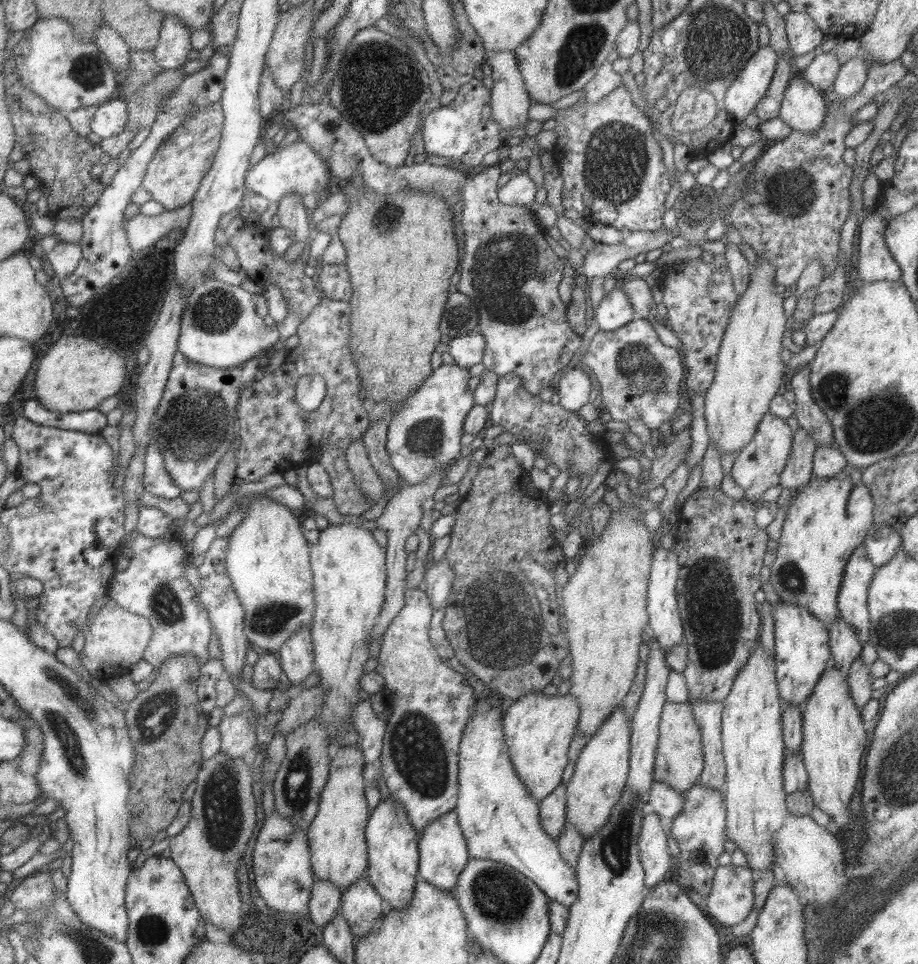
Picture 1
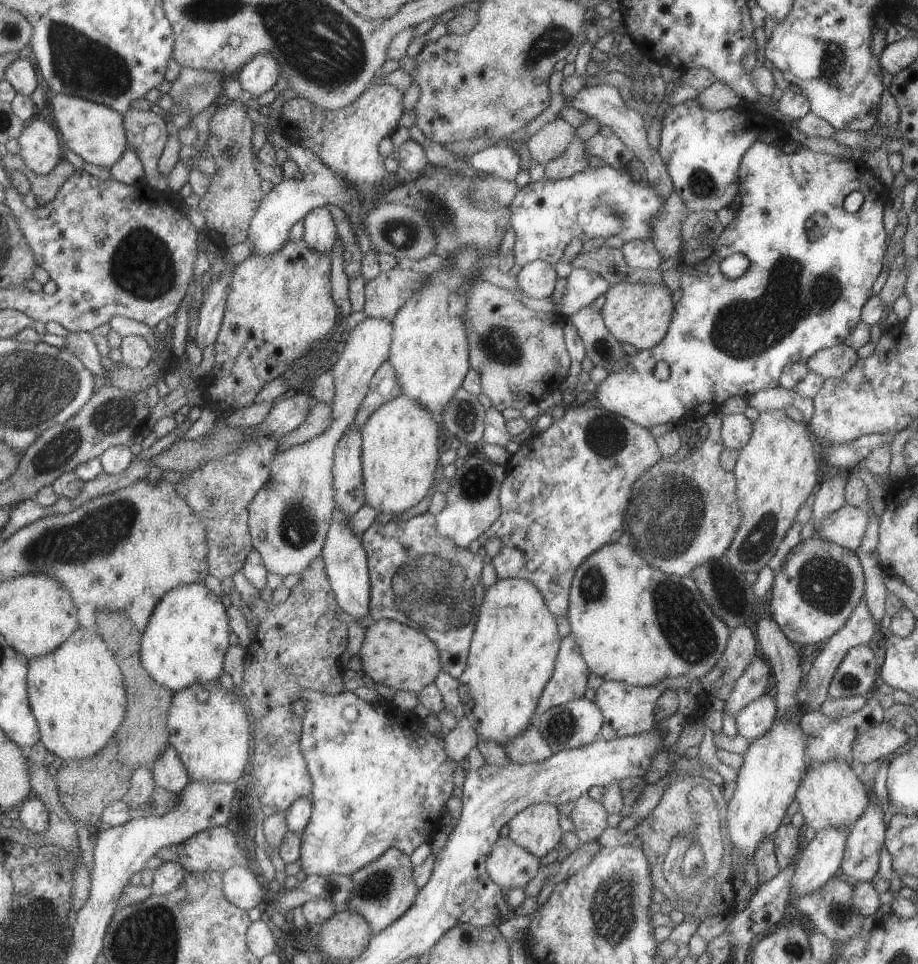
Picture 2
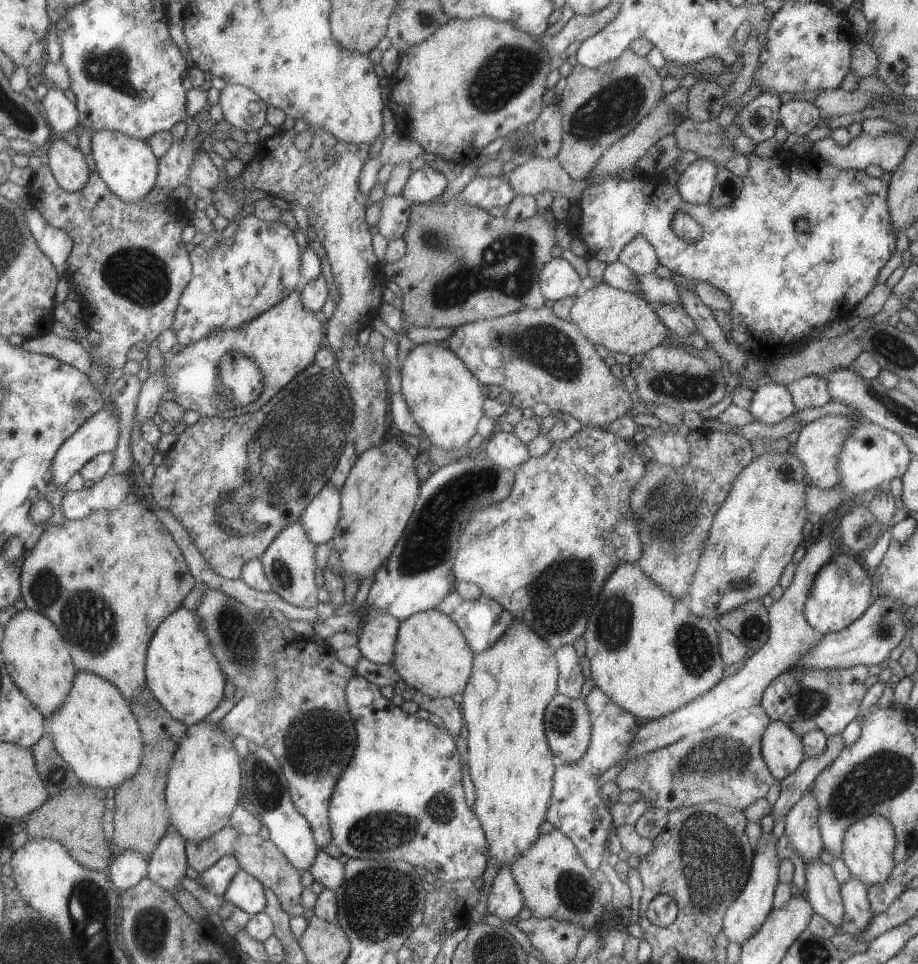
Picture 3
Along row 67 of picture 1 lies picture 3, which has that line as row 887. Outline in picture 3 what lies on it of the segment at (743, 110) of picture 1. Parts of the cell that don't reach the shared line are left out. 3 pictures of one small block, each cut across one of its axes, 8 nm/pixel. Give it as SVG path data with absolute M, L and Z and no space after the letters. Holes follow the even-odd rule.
M763 833L756 840L756 846L753 849L753 858L751 858L751 868L749 868L749 878L745 882L745 886L741 888L741 892L735 896L735 900L729 904L722 920L722 933L728 942L737 942L741 945L743 940L751 938L759 926L763 924L763 920L767 918L767 914L773 909L773 894L778 883L778 866L780 863L775 850L775 838L773 833Z

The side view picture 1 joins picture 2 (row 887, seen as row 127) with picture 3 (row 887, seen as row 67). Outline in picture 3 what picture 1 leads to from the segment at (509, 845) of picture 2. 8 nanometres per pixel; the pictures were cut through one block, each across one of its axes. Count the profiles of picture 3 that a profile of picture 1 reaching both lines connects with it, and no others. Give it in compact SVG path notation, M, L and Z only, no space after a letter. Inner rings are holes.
M510 865L501 866L487 892L487 912L501 921L512 922L523 904L523 896L511 874Z

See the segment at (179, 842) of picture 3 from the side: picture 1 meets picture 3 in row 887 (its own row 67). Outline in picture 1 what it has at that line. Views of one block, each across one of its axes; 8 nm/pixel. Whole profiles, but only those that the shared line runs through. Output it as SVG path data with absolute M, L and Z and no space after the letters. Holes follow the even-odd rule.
M165 16L159 30L159 40L152 50L157 66L164 70L181 67L191 52L190 30L177 18Z

